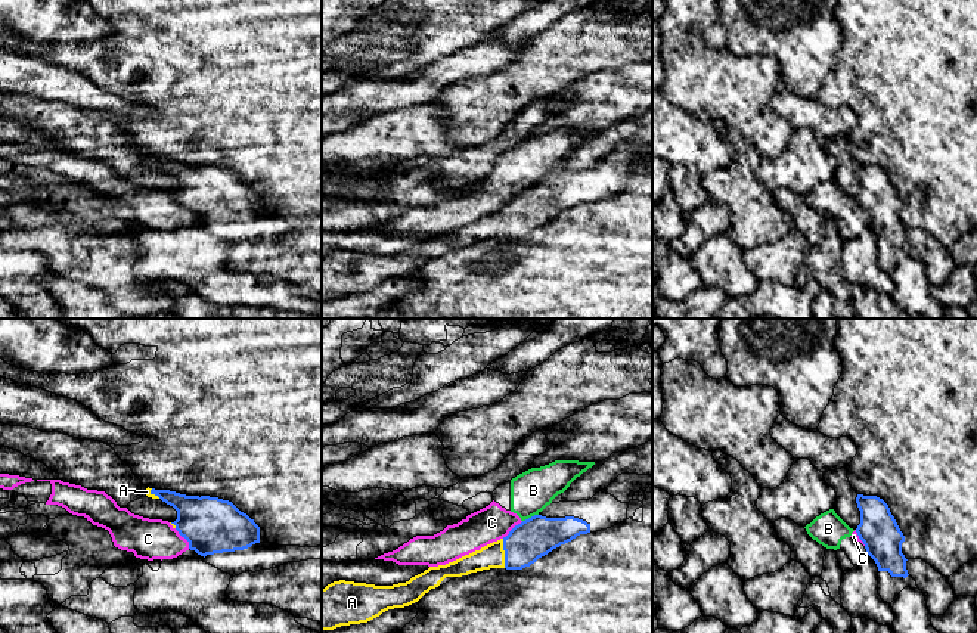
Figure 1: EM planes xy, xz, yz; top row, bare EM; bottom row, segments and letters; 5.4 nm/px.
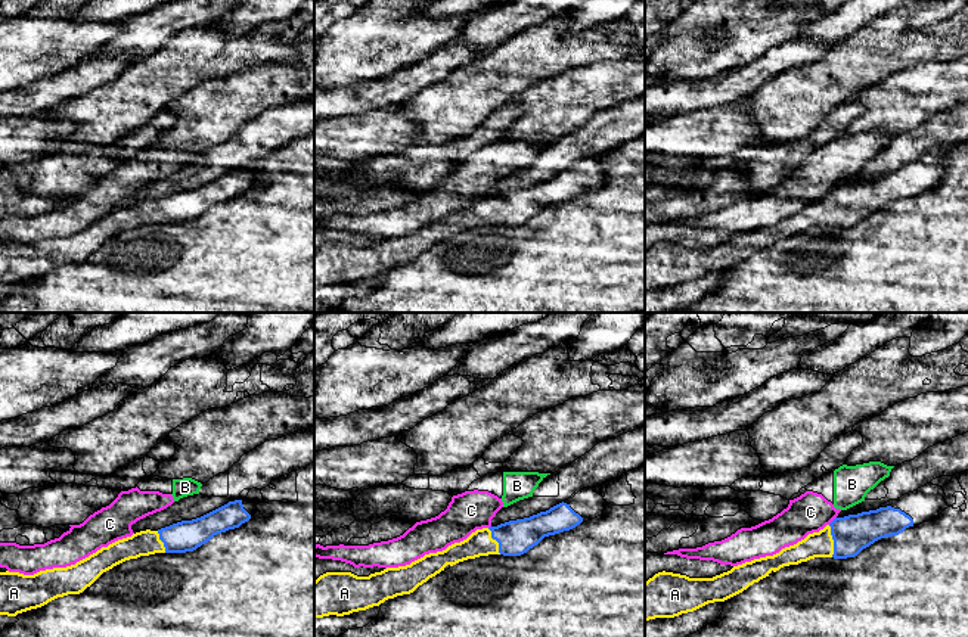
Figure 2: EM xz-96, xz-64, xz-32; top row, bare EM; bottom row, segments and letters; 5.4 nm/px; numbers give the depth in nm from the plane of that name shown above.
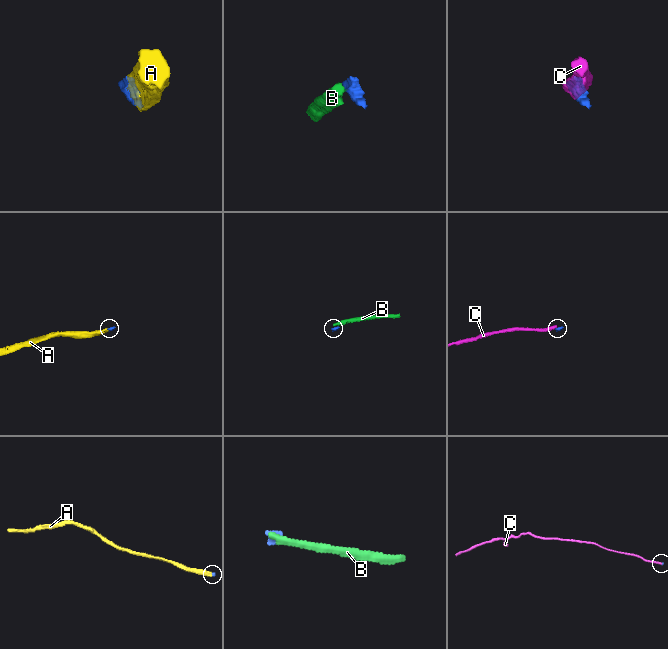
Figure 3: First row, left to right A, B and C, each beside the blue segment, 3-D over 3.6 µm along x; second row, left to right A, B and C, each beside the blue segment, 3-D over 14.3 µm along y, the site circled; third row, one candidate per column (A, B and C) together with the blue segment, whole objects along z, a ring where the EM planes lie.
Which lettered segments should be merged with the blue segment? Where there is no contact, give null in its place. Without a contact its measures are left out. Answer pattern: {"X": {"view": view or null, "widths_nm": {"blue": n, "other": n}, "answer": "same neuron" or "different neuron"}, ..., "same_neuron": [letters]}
{"A": {"view": "xz", "widths_nm": {"blue": 220, "other": 130}, "answer": "same neuron"}, "B": {"view": "xz", "widths_nm": {"blue": 220, "other": 220}, "answer": "different neuron"}, "C": {"view": "xy", "widths_nm": {"blue": 300, "other": 220}, "answer": "different neuron"}, "same_neuron": ["A"]}

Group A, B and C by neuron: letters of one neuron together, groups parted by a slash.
A / B C

